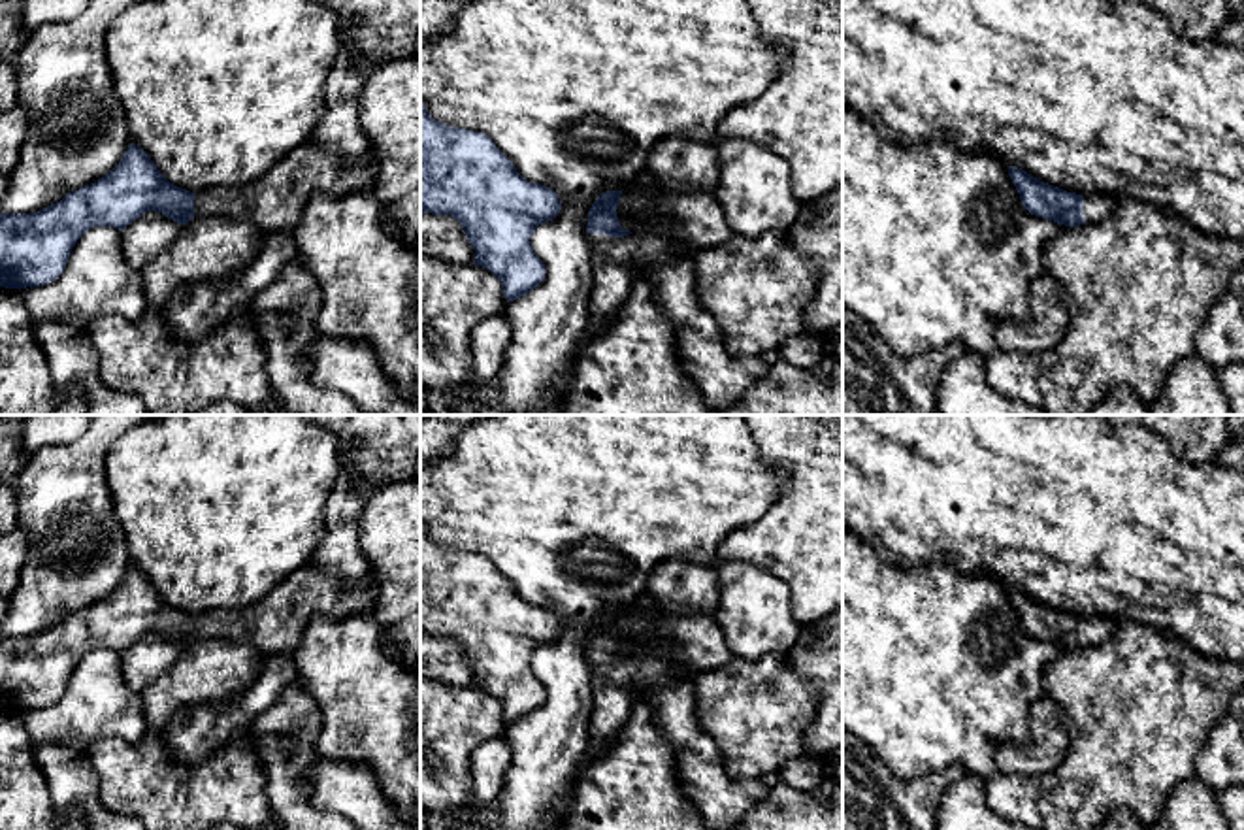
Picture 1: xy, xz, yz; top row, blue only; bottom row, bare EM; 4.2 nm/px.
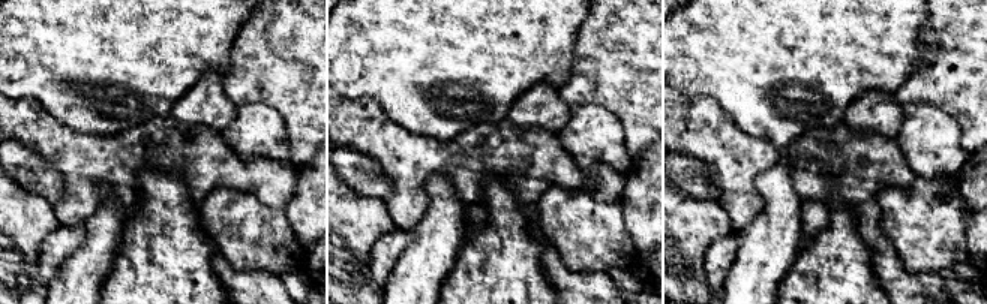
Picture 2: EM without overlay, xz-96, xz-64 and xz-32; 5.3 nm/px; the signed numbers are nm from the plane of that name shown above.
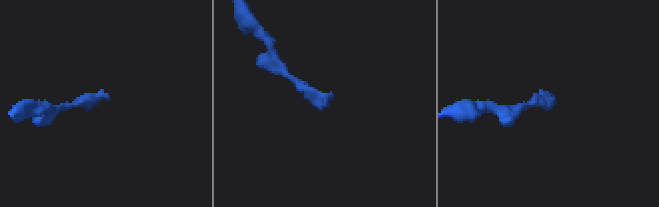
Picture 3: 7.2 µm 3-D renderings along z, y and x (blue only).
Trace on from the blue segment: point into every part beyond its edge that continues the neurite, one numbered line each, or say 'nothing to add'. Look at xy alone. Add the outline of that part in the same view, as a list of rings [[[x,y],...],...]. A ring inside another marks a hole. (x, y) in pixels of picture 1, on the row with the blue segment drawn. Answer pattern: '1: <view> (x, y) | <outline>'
1: xy (274, 202) | [[[309,140],[247,185],[196,192],[194,215],[241,219],[262,232],[292,234],[313,196],[343,196],[373,187],[377,170],[373,149],[364,158],[339,158]]]

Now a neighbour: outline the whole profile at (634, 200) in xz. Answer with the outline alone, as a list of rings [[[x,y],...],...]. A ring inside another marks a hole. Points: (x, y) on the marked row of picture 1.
[[[637,183],[622,191],[616,217],[635,219],[645,226],[647,232],[652,230],[660,236],[667,236],[665,219],[660,213],[648,209],[648,192]]]

